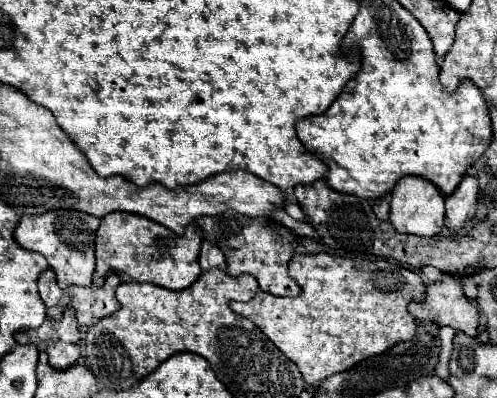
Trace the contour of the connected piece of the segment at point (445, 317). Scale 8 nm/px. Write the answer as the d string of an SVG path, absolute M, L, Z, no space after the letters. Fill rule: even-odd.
M453 275L429 283L425 287L423 301L411 301L409 313L419 321L435 321L437 325L449 325L471 337L477 335L479 311L465 297L463 281Z

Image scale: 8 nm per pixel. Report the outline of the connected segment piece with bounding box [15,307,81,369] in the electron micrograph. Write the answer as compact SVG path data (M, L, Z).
M65 307L59 321L47 319L37 329L25 329L15 335L19 343L33 343L39 351L49 355L49 363L55 369L65 369L77 363L81 355L81 333L73 313L73 307Z

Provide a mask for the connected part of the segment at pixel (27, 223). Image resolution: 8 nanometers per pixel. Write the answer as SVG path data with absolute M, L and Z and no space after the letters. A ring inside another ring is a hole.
M55 209L43 215L25 215L21 217L15 229L15 241L31 251L39 251L49 261L49 267L55 269L57 283L61 289L67 285L91 285L95 271L95 231L99 219L73 209Z

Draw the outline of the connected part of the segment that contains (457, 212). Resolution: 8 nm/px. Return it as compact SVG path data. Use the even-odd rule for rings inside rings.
M465 175L457 189L445 199L445 225L449 229L461 229L469 219L473 219L477 209L479 183L475 175Z

